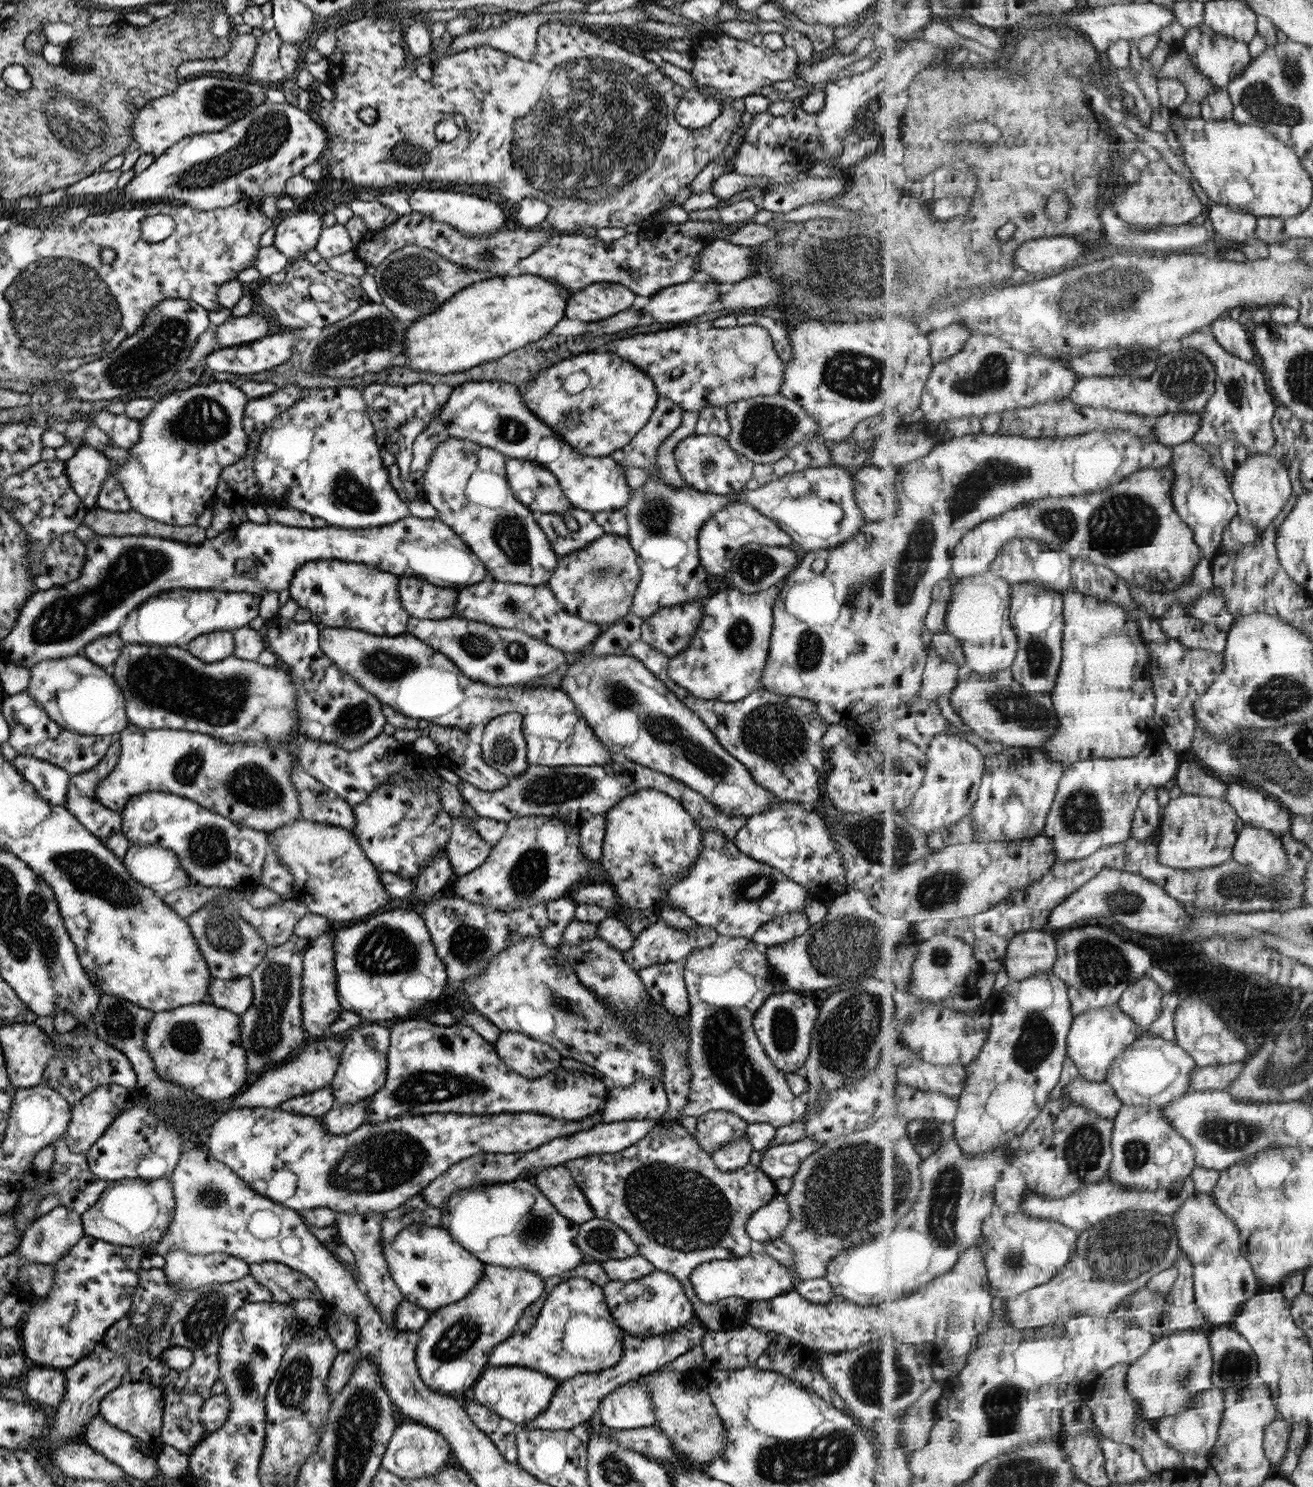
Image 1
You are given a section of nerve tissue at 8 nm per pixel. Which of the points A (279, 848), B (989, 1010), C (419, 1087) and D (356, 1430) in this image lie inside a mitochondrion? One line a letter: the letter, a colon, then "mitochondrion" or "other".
A: other
B: other
C: mitochondrion
D: mitochondrion

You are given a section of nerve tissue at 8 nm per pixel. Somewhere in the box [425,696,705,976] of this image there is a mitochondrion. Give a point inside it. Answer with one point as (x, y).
(559, 788)

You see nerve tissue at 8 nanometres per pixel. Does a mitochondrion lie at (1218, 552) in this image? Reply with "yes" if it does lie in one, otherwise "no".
no

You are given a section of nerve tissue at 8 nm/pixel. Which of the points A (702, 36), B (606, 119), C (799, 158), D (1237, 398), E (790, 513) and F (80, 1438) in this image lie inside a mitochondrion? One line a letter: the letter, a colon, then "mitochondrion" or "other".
A: other
B: mitochondrion
C: other
D: mitochondrion
E: other
F: other

